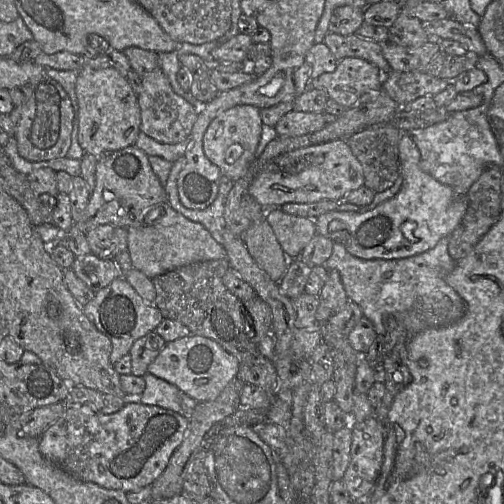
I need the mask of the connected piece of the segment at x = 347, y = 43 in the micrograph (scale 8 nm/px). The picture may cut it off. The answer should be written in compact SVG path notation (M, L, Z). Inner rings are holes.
M327 33L323 42L337 59L356 57L376 65L383 72L389 72L390 64L382 53L382 44L356 34L340 35Z

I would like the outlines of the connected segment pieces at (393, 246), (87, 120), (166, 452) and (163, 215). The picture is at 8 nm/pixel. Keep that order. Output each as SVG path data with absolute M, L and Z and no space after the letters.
M408 134L402 136L399 145L399 161L402 186L392 198L381 202L365 212L330 211L314 219L317 235L327 237L344 246L346 251L364 260L402 260L426 252L449 235L460 225L468 203L465 196L455 194L449 186L438 182L420 167L421 154Z
M84 65L78 72L75 92L78 140L85 153L99 157L106 151L134 146L141 132L141 110L136 93L126 77L113 68L92 70Z
M130 401L113 414L95 413L70 404L63 415L39 436L39 450L73 477L101 487L123 492L139 491L151 486L167 467L175 450L182 443L188 426L188 415L153 405Z
M168 203L152 209L146 215L145 223L129 228L127 232L127 251L131 266L150 279L188 264L226 257L223 245L204 226L187 219Z

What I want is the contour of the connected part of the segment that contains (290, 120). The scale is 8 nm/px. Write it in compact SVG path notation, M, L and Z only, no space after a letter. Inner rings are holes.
M295 110L285 114L274 128L280 136L295 137L319 131L326 124L324 114Z

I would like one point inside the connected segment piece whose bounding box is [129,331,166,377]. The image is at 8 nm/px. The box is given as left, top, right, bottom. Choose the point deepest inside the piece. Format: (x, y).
(143, 352)

